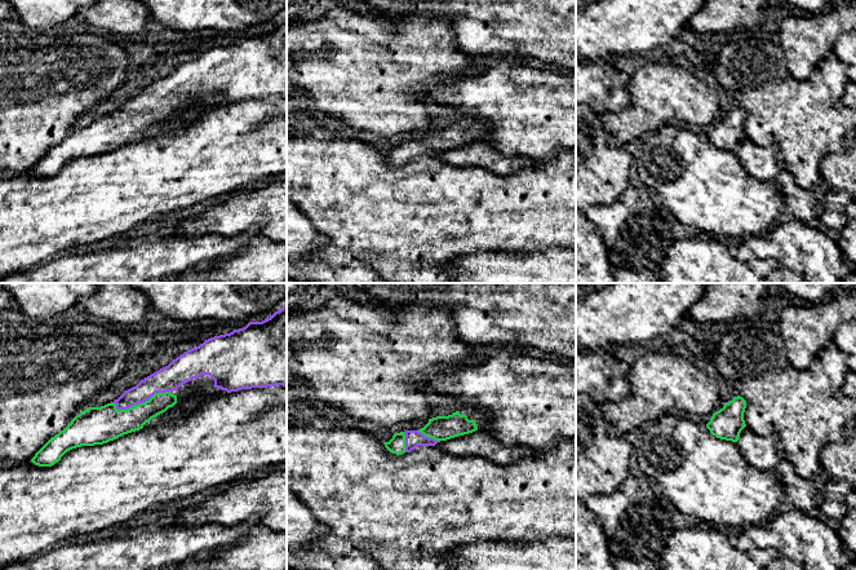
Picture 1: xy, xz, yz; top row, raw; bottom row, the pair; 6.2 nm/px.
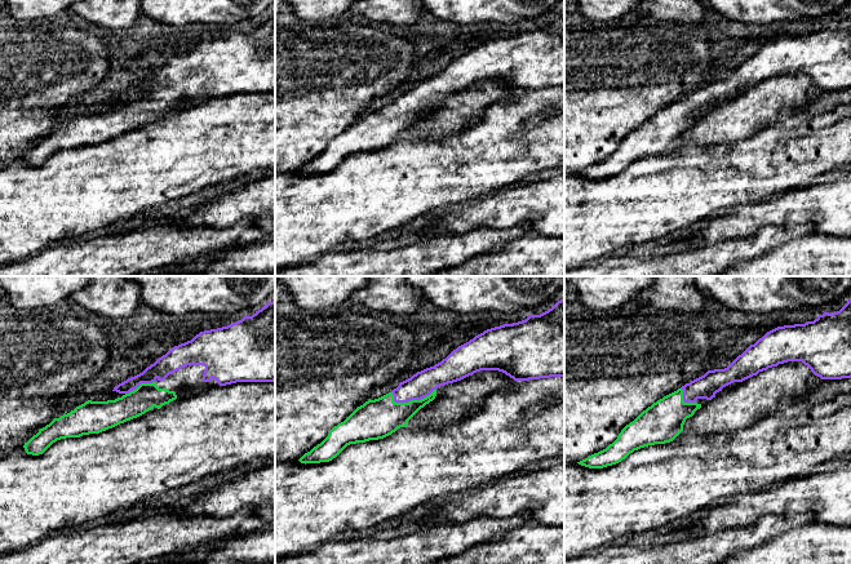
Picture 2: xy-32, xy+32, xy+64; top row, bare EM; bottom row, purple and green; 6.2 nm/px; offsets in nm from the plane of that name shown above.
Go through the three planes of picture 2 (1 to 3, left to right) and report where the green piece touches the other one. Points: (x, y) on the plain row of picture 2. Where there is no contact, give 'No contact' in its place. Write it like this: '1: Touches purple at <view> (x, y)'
1: Touches purple at xy-32 (140, 94)
2: Touches purple at xy+32 (411, 110)
3: Touches purple at xy+64 (683, 111)

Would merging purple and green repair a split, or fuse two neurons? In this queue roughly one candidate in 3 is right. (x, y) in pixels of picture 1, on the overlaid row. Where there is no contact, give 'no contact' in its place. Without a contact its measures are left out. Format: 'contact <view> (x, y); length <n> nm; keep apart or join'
contact xy (140, 402); length 380 nm; join

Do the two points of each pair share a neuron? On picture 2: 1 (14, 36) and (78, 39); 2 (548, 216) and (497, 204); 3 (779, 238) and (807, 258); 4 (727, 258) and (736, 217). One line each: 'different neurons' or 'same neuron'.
1: same neuron
2: same neuron
3: different neurons
4: different neurons

